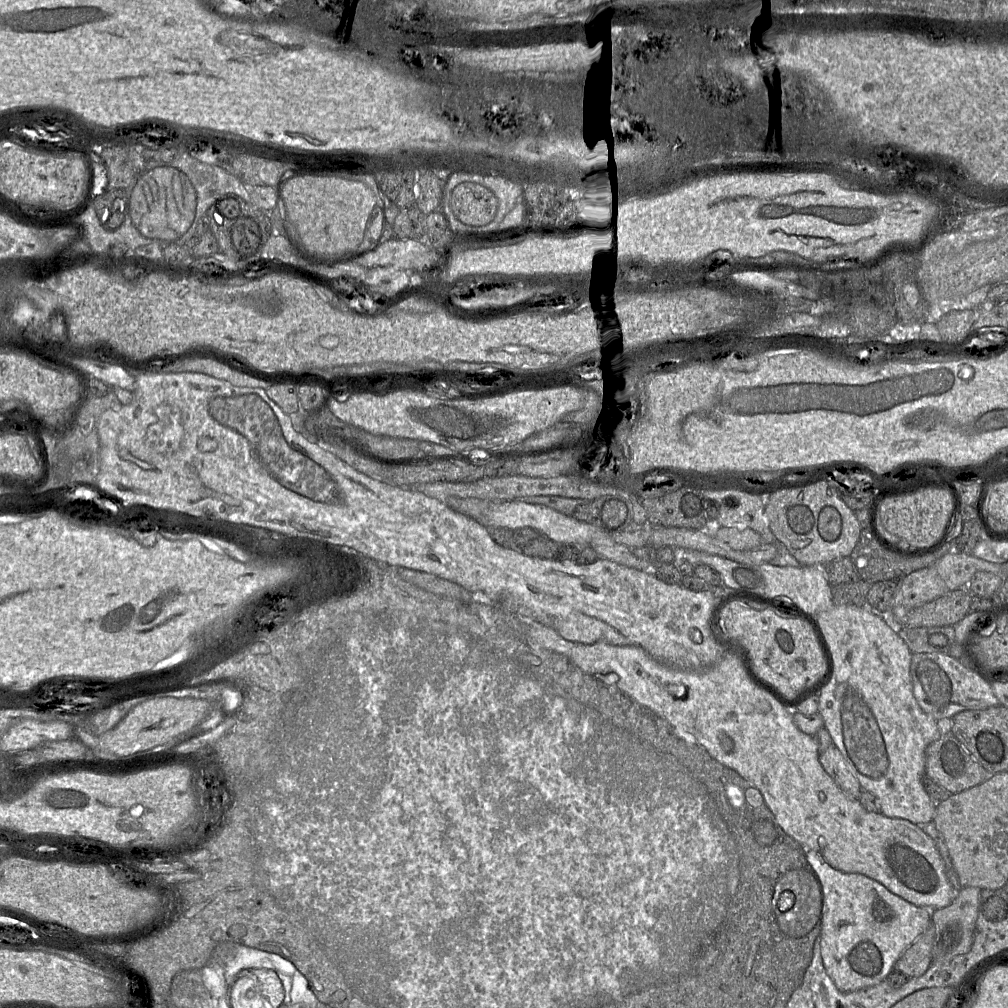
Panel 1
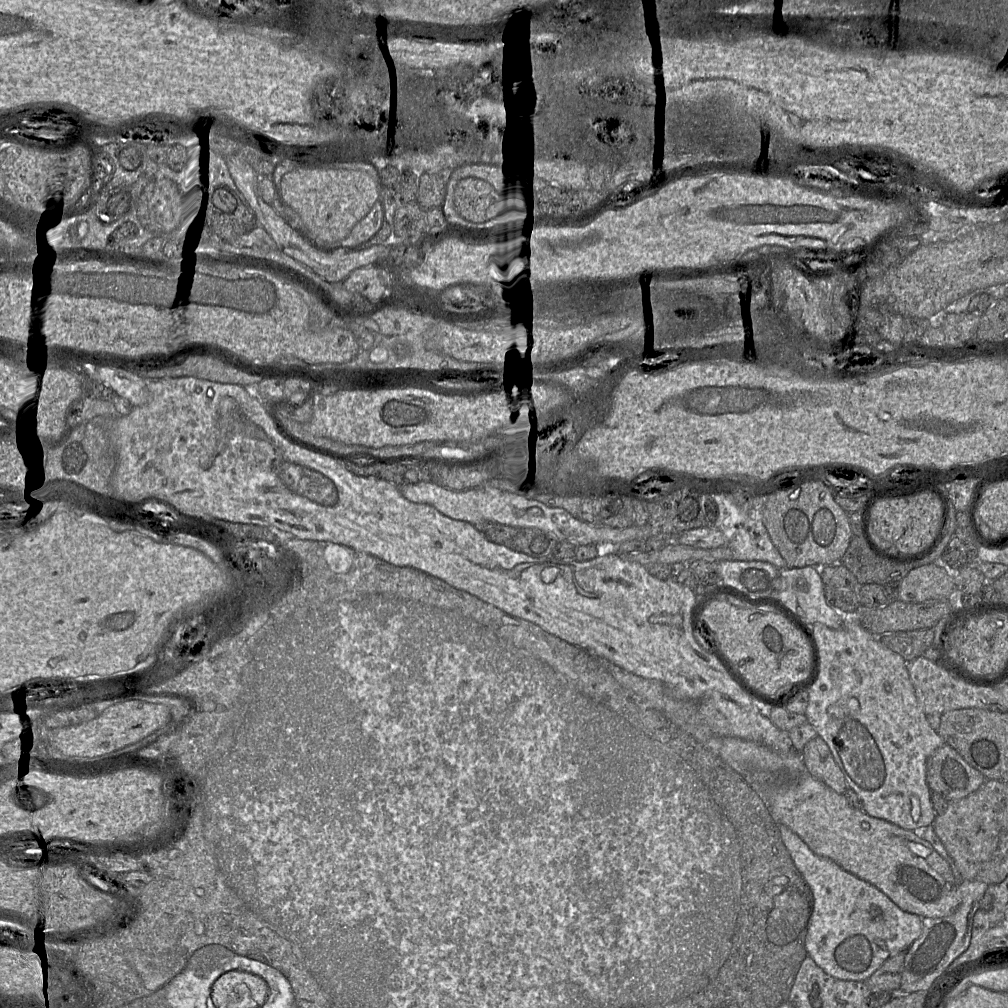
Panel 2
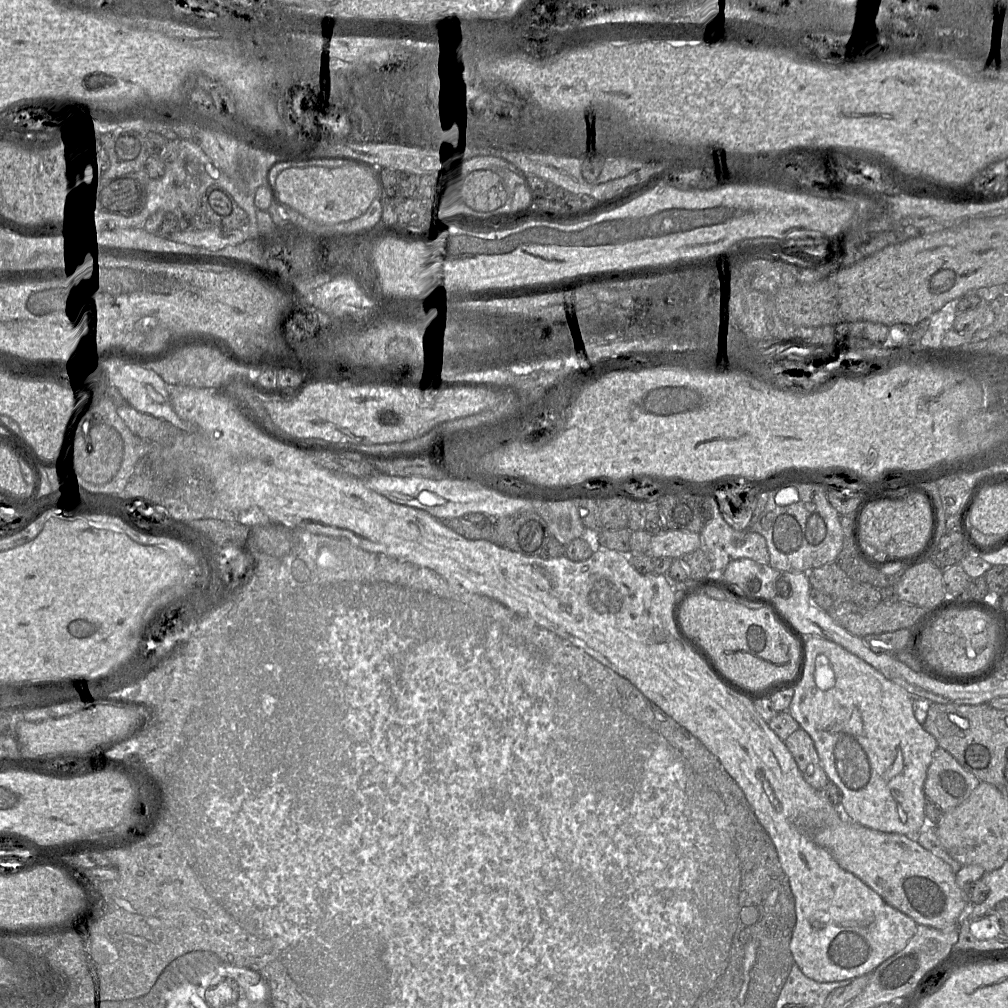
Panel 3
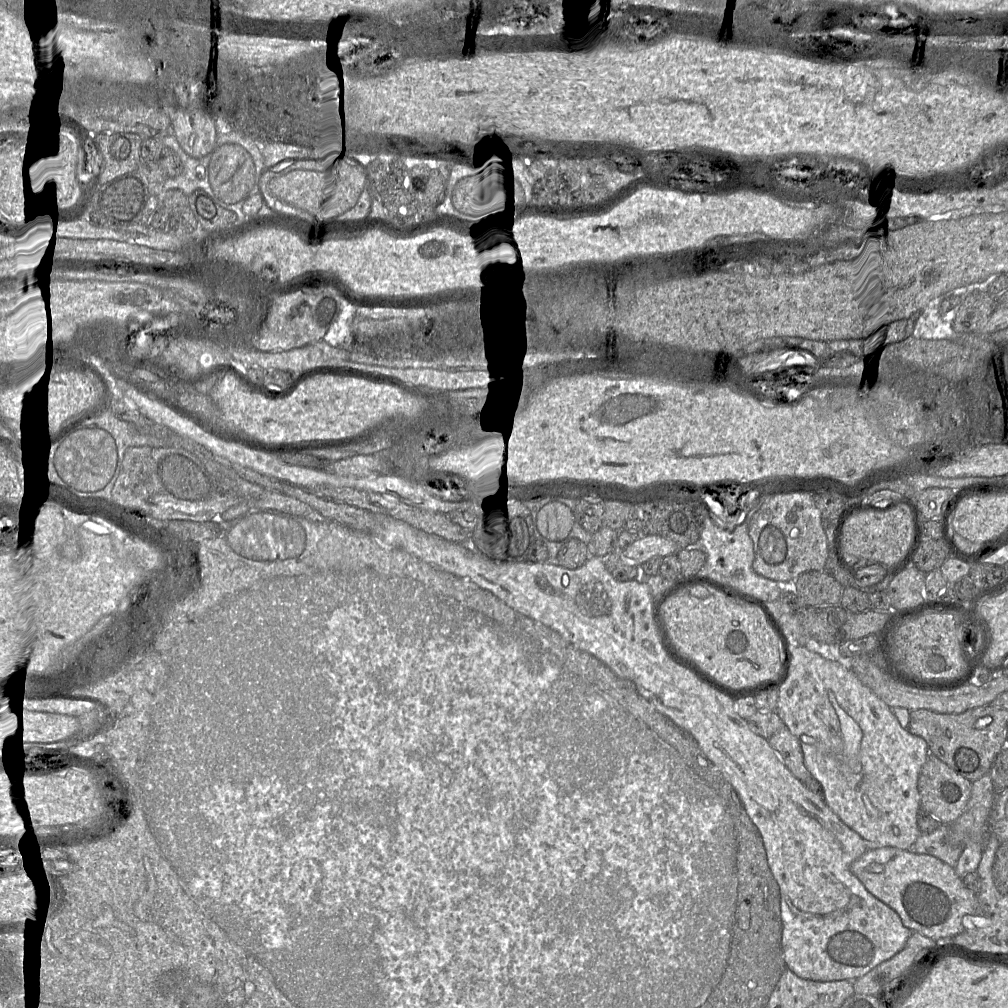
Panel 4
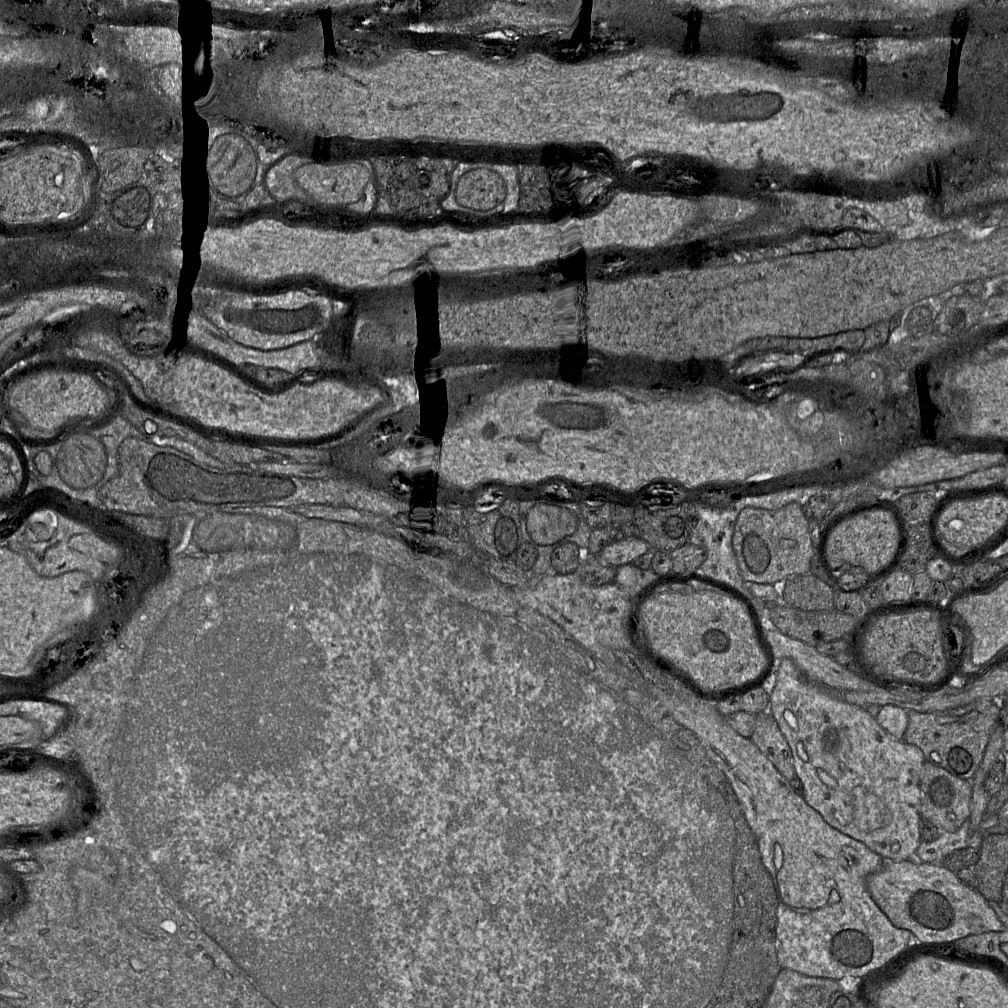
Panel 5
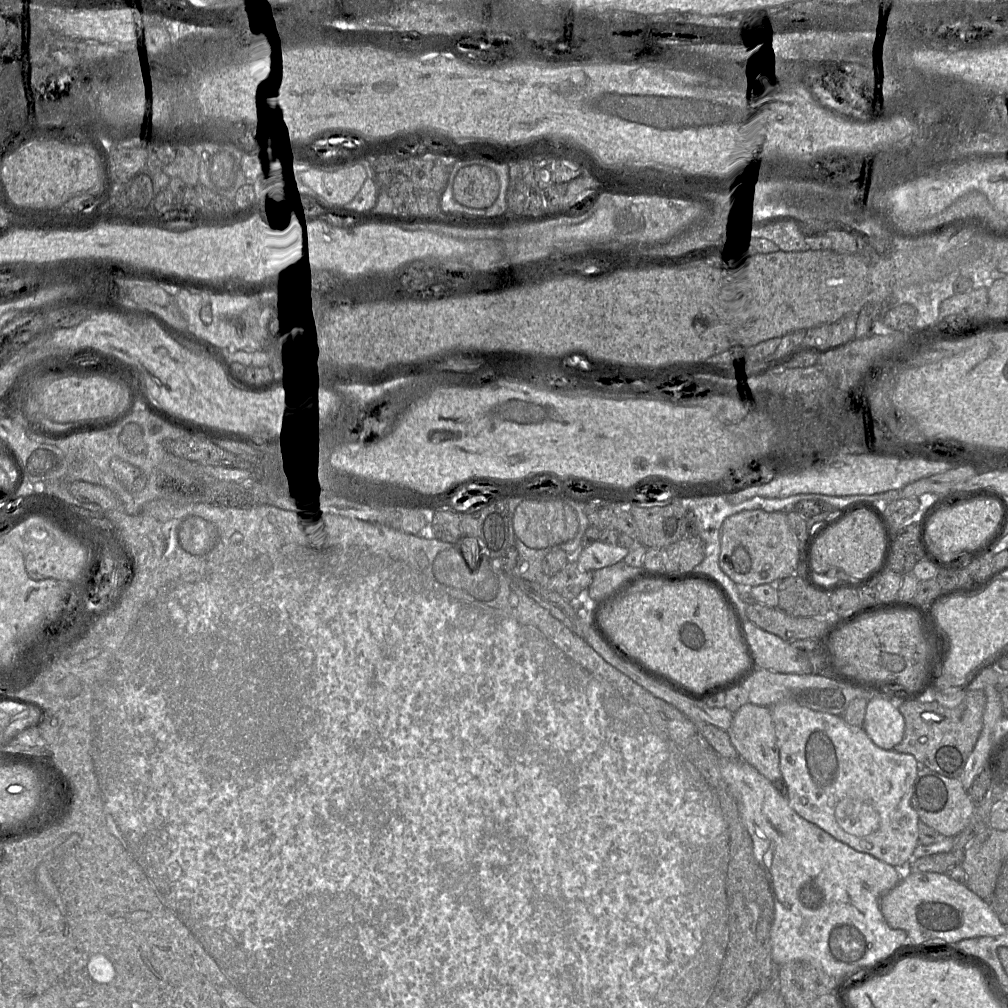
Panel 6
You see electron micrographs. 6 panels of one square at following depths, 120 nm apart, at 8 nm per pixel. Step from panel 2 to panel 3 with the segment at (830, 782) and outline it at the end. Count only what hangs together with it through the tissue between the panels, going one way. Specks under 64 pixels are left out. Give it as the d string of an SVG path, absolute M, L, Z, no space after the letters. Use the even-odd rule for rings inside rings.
M802 729L794 731L785 741L805 781L818 791L822 791L829 779L820 764L814 742Z

